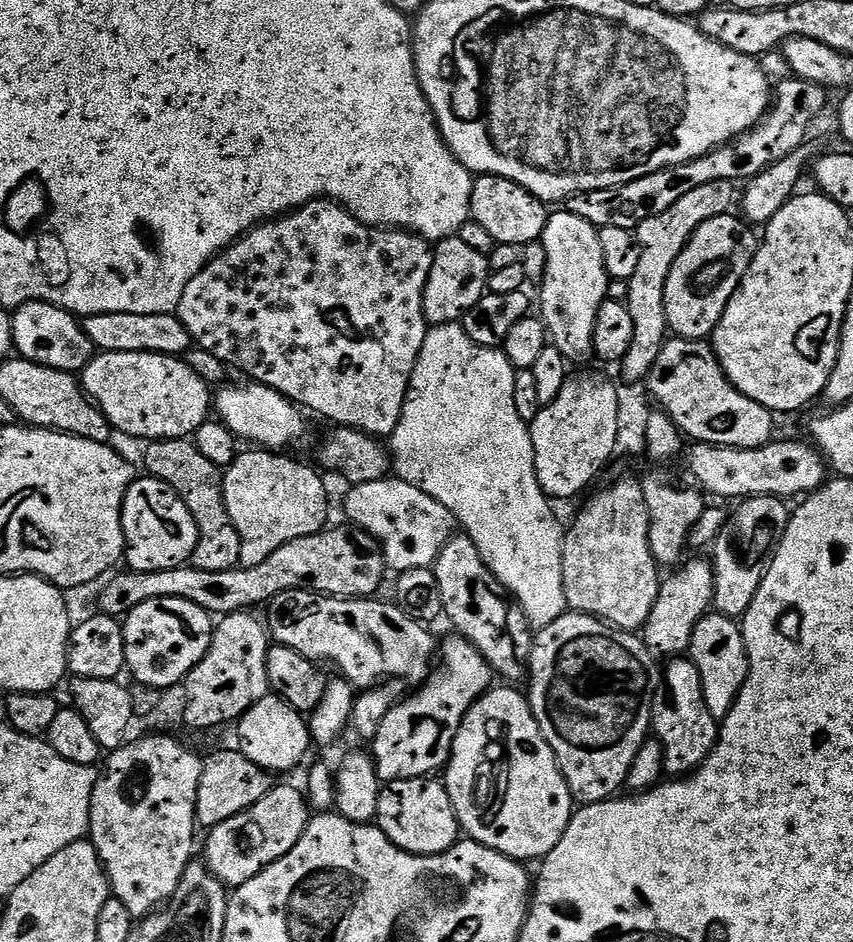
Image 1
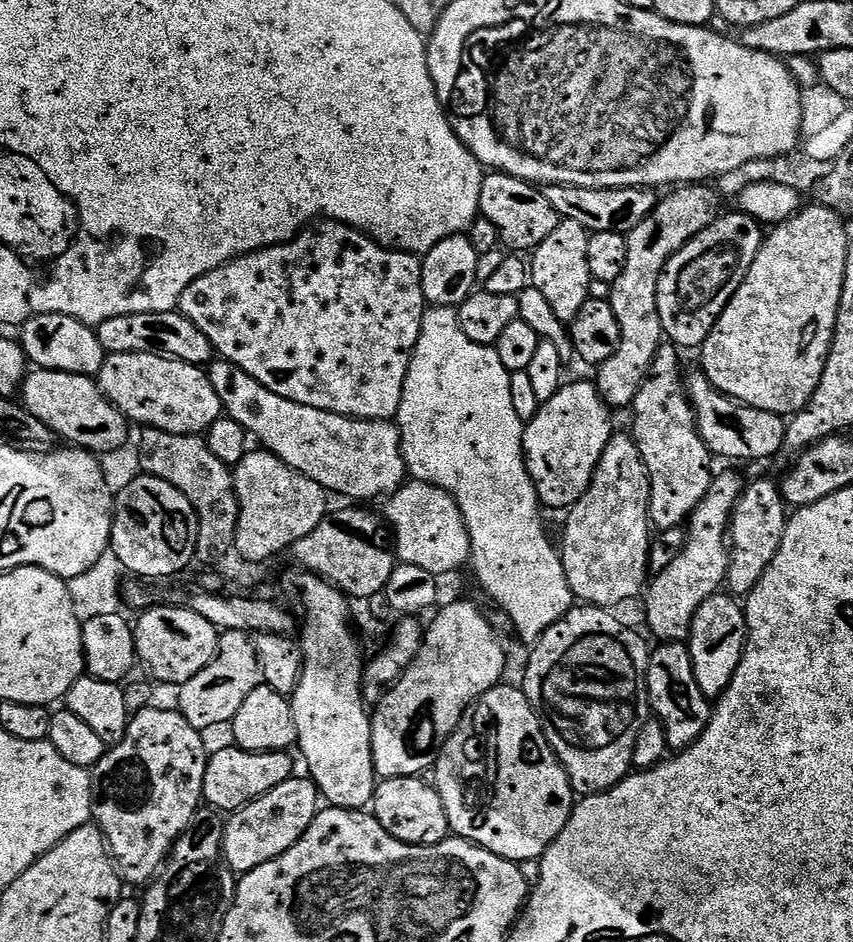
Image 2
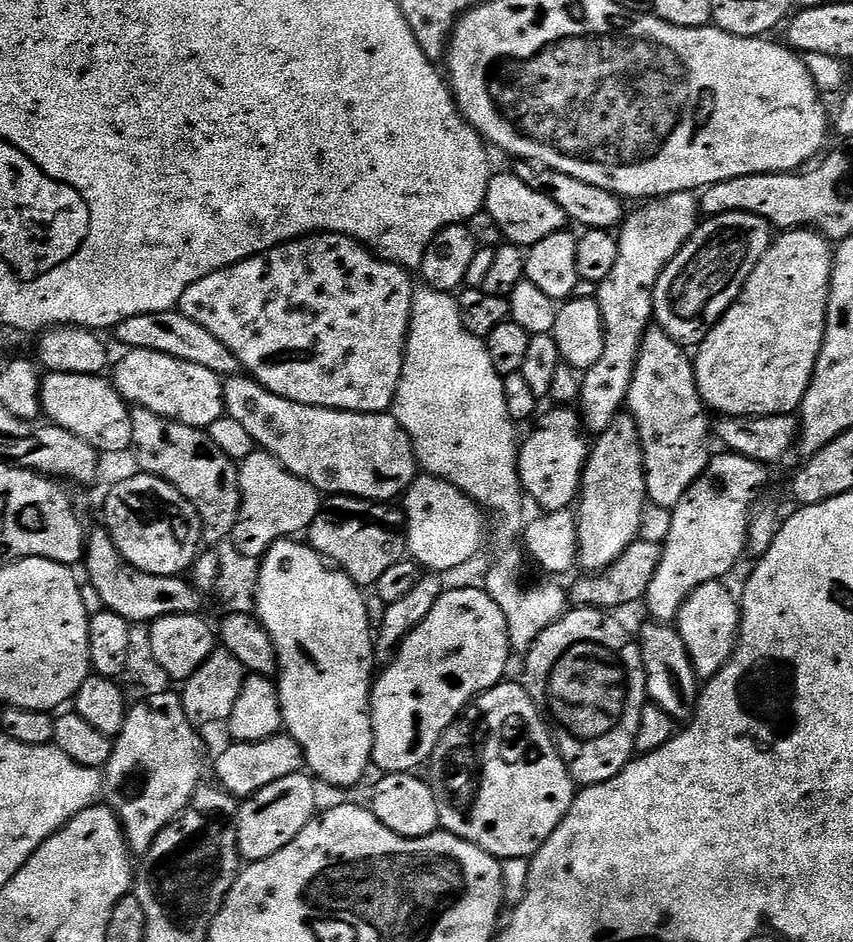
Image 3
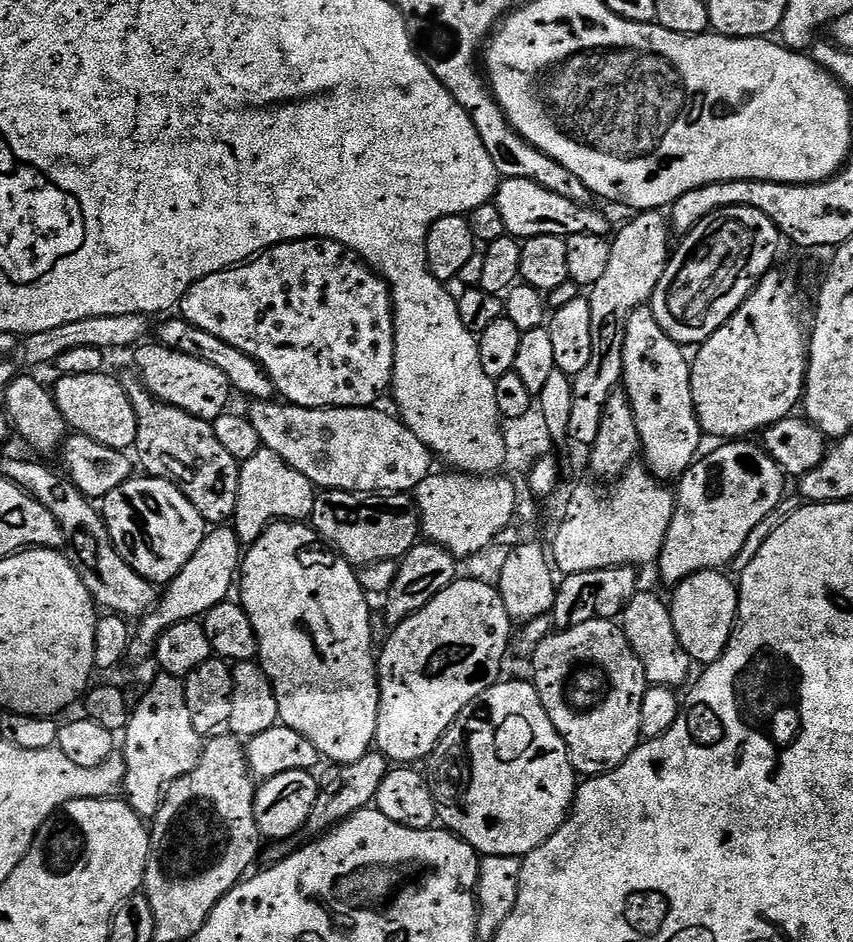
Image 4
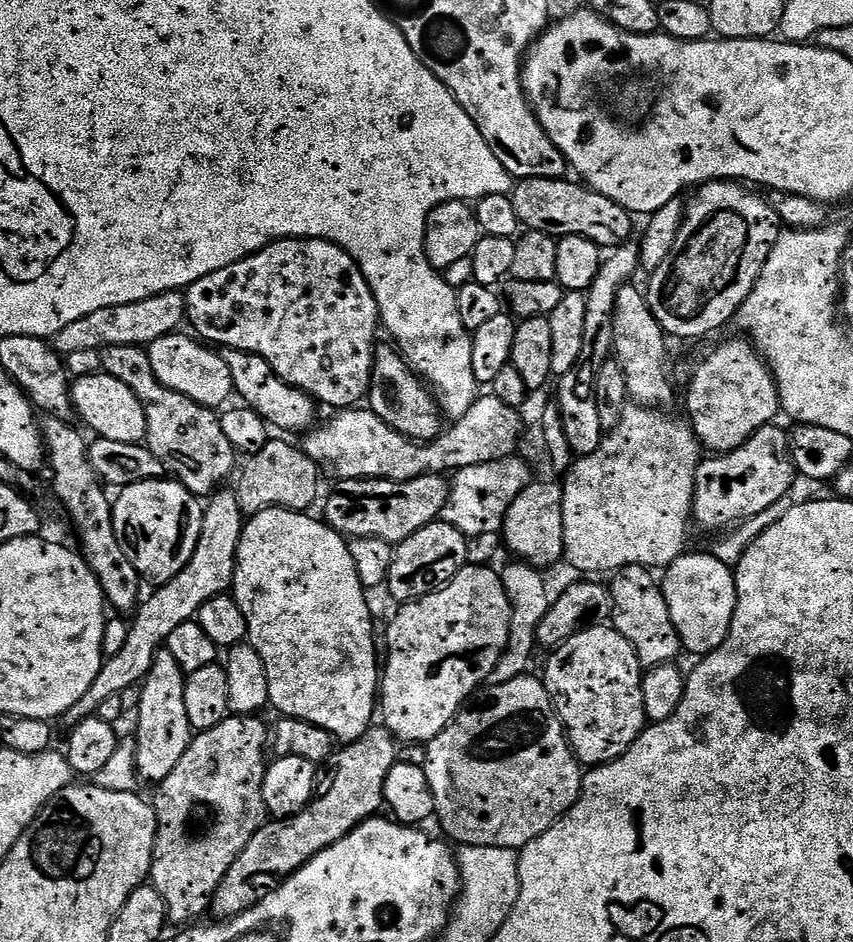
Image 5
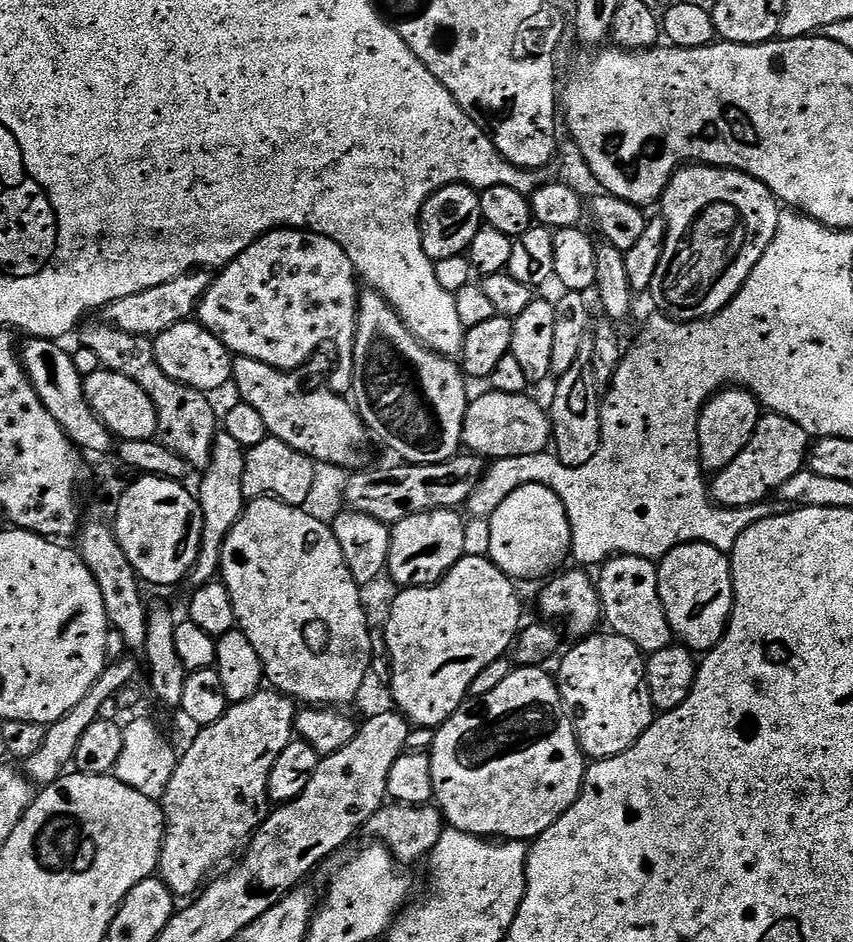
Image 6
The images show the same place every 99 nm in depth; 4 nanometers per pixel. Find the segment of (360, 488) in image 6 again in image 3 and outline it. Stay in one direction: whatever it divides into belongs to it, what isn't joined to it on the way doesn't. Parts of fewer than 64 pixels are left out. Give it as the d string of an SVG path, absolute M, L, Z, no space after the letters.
M329 495L323 501L320 513L308 527L306 540L325 560L346 573L355 584L360 585L364 590L375 586L378 578L382 578L382 574L386 574L386 570L390 570L390 566L398 566L398 562L409 555L408 533L403 511L395 503L380 503L374 500L364 500L361 497Z

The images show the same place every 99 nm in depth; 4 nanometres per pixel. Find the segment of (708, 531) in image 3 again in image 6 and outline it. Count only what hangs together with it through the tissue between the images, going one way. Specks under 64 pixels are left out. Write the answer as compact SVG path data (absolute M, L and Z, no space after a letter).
M775 414L761 415L758 426L746 442L742 454L730 462L721 472L710 480L710 495L722 508L751 508L769 499L771 494L779 493L783 484L790 482L794 474L805 471L810 451L810 437L802 426L790 422L790 418Z

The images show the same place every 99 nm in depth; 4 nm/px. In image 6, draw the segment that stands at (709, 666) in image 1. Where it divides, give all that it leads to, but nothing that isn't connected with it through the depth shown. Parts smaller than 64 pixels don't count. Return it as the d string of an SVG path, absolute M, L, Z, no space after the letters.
M683 544L659 561L656 573L658 594L673 633L689 649L707 653L723 638L732 617L731 559L713 544Z

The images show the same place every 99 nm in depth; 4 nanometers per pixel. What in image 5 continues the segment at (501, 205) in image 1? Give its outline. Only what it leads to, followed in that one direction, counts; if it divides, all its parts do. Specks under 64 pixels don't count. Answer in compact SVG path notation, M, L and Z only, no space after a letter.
M534 178L521 180L513 187L510 195L514 210L518 210L521 225L529 232L541 232L554 237L581 236L590 238L601 249L611 250L629 243L632 236L633 213L628 212L618 202L603 196L583 183L571 184L571 179L547 180Z

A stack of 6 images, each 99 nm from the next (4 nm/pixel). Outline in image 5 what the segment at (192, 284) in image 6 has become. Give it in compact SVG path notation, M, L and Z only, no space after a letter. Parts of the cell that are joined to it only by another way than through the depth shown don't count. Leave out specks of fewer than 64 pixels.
M183 291L158 294L142 302L126 302L126 306L106 306L70 322L70 326L58 330L54 337L54 347L61 357L67 358L78 350L100 352L106 348L144 348L166 338L166 334L177 331L186 320L186 296Z

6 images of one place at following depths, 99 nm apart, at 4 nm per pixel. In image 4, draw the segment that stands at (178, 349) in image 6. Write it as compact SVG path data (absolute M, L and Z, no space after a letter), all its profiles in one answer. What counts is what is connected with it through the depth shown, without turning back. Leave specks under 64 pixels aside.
M144 342L135 349L135 371L150 391L170 406L178 406L178 410L186 410L186 414L194 414L206 421L214 421L228 410L229 401L234 389L218 370L218 366L210 366L202 358L194 358L190 354L182 354L176 348L168 348L159 342Z

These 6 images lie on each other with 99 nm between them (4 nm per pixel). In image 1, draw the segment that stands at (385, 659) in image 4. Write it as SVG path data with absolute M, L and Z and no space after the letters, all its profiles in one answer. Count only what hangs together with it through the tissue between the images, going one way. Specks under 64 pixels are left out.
M452 634L448 641L438 648L438 667L429 675L416 692L393 706L390 714L382 718L382 726L378 726L378 734L371 741L370 752L376 761L376 773L381 781L409 780L415 776L431 777L439 773L447 765L452 753L452 743L460 729L460 723L473 704L489 691L494 684L494 673L481 652L459 634Z

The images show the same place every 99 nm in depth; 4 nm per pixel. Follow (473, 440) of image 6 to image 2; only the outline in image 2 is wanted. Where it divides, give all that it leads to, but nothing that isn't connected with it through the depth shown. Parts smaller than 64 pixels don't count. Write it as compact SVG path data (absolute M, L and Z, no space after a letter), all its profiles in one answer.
M223 358L212 361L207 374L228 416L253 439L258 438L267 451L304 477L318 482L325 491L350 496L354 502L370 502L368 500L380 495L391 495L405 483L407 468L400 450L400 430L395 423L352 420L348 416L290 402Z

